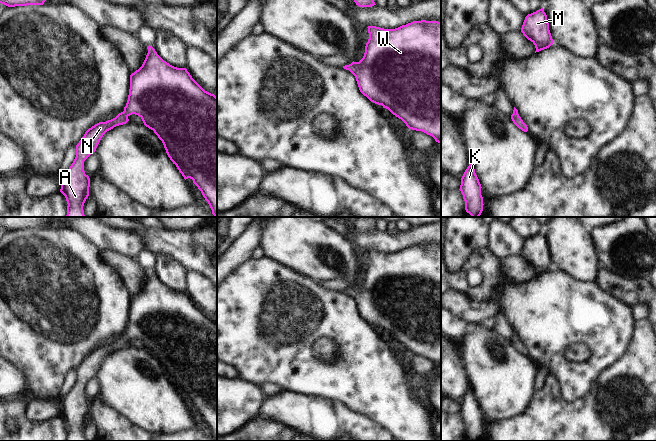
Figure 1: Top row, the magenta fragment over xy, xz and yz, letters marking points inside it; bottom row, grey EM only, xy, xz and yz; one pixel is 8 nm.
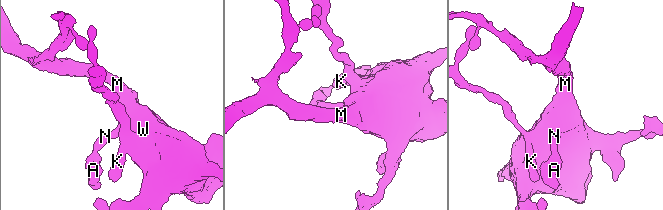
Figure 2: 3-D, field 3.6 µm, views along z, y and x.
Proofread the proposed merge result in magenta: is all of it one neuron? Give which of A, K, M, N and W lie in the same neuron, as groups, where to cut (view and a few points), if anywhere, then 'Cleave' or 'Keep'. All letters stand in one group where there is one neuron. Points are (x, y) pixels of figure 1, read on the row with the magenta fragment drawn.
Groups: A K M N W. No split. Keep

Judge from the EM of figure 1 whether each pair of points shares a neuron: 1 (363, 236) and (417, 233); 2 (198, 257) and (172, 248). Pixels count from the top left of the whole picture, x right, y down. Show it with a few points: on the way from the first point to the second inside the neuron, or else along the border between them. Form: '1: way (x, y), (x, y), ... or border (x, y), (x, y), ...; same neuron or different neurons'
1: way (376, 240), (404, 239); same neuron
2: way (192, 254), (186, 248), (178, 248); same neuron

